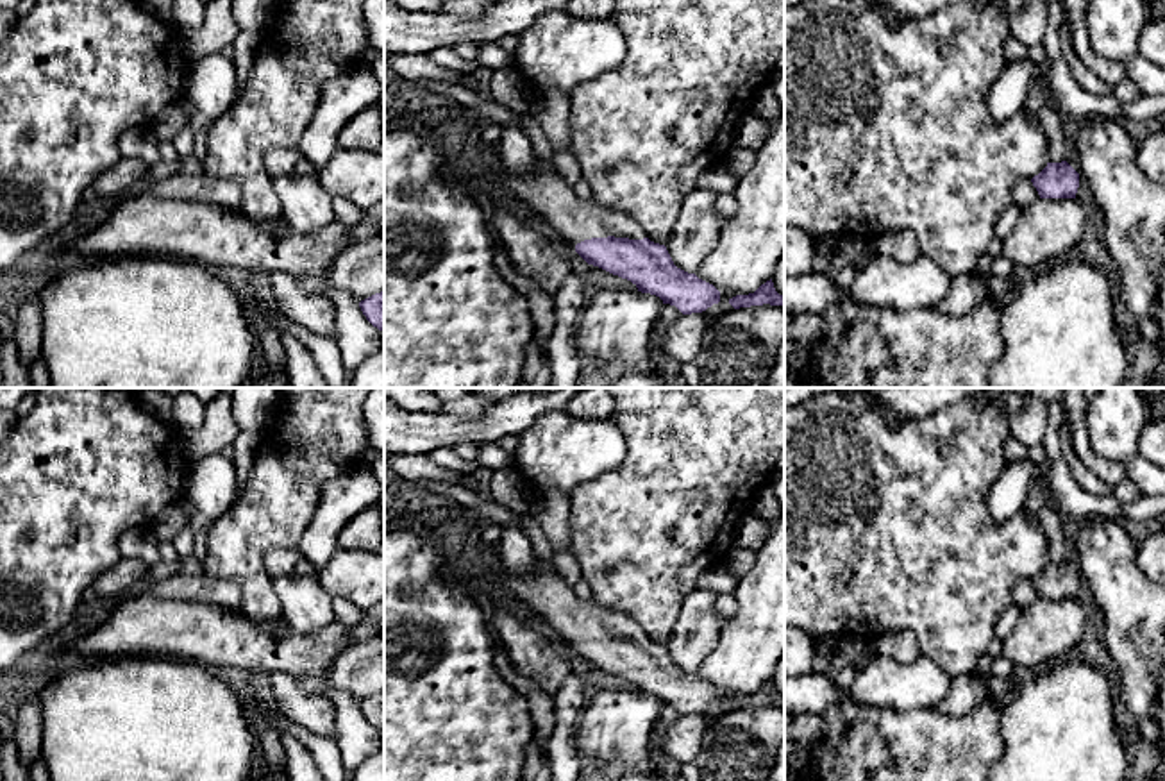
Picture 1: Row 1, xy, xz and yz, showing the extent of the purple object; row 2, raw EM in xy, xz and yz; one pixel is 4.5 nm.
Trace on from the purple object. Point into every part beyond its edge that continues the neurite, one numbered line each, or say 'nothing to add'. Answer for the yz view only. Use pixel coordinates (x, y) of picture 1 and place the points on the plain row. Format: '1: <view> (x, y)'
1: yz (1024, 594)

